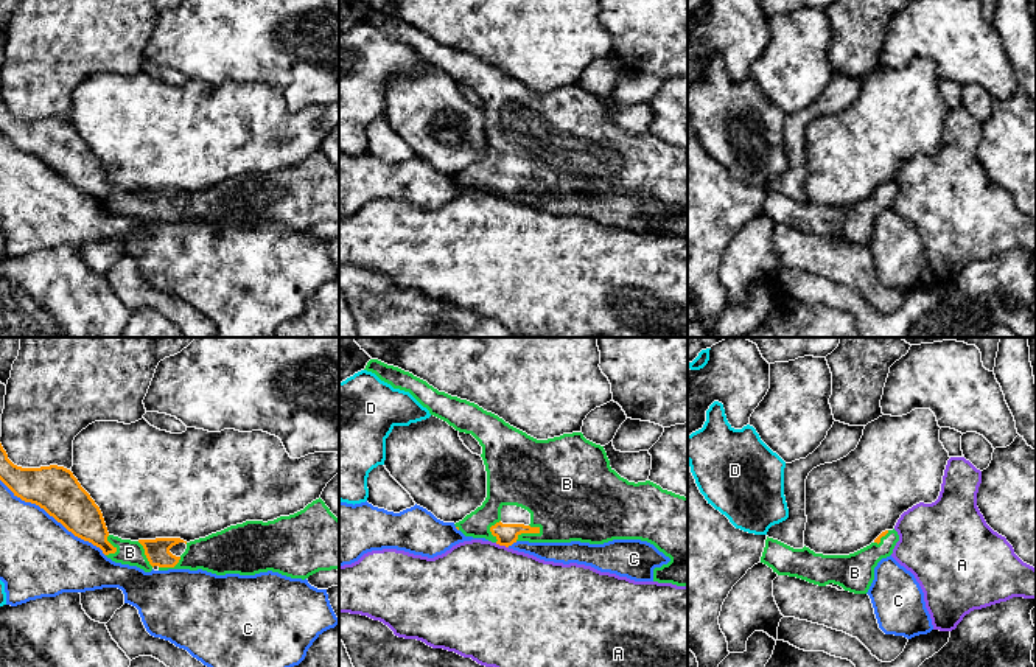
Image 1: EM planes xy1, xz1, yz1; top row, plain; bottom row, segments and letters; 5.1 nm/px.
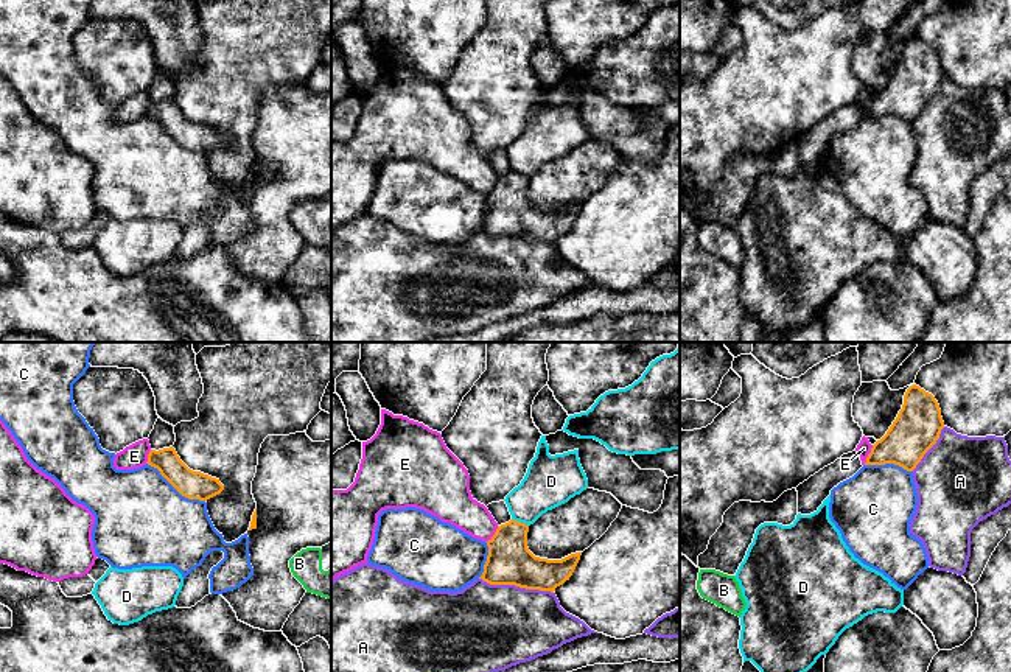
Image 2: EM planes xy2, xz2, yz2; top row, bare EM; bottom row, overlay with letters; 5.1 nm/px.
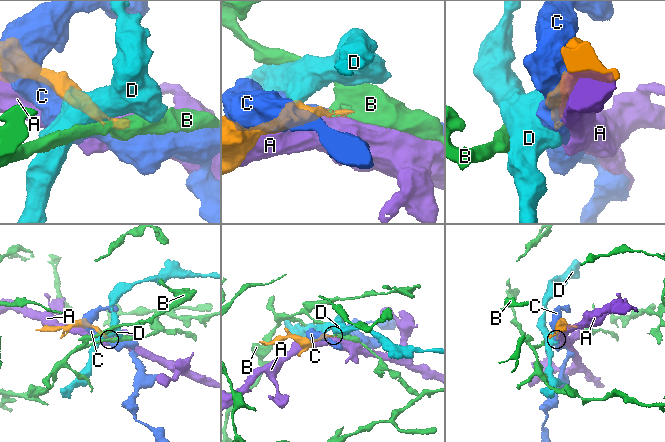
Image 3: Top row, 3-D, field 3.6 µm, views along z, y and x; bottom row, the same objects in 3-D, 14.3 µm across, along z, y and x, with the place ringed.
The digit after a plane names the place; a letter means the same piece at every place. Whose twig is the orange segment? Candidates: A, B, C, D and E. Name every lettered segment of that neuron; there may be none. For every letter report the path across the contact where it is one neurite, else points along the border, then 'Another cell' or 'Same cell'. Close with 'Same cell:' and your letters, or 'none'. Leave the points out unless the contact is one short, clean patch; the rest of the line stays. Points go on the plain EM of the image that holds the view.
A: Another cell
B: Same cell
C: Another cell
D: Boundary: xz2 (512, 170), (528, 178). Another cell
E: Boundary: yz2 (873, 97), (864, 115). Another cell
Same cell: B

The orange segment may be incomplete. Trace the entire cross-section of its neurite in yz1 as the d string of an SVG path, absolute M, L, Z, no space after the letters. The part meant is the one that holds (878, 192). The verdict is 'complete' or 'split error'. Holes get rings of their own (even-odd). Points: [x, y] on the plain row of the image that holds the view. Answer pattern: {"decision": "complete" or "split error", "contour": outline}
{"decision": "split error", "contour": "M882 183L870 197L849 207L823 207L809 199L793 201L778 191L765 191L761 215L778 227L789 227L809 235L842 238L854 246L866 246L873 232L874 219L882 210L893 205L899 193L898 183Z"}

